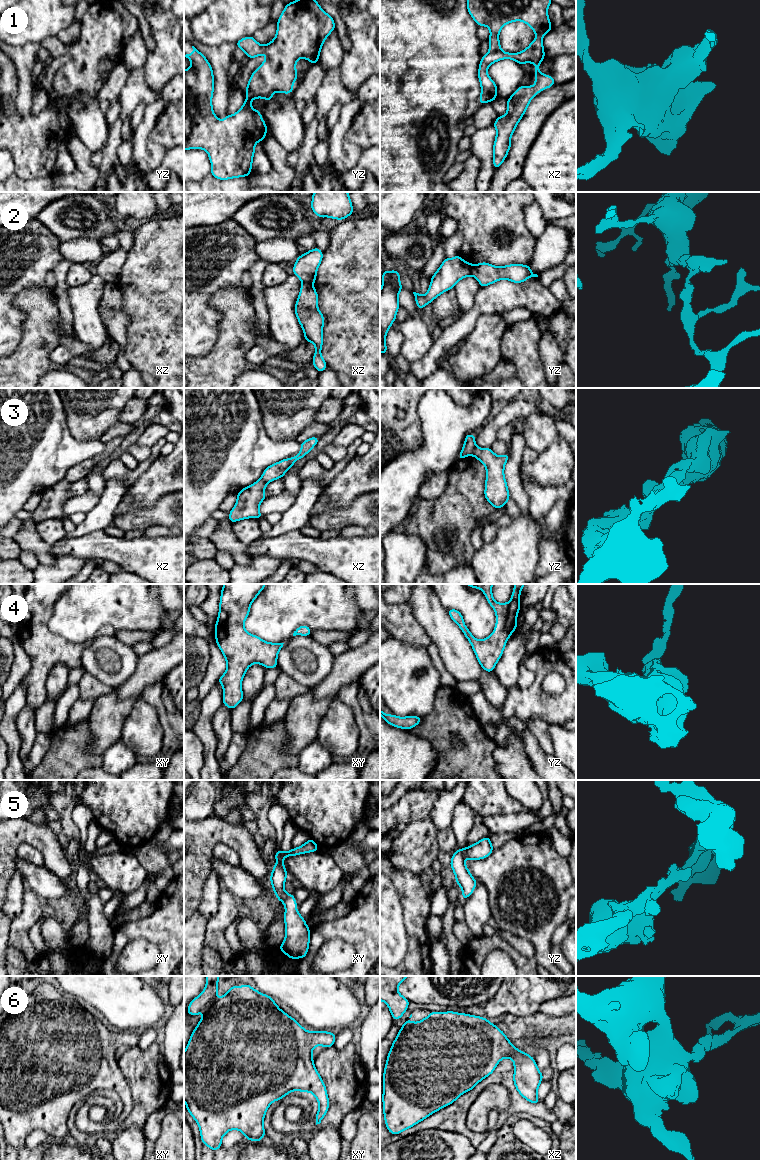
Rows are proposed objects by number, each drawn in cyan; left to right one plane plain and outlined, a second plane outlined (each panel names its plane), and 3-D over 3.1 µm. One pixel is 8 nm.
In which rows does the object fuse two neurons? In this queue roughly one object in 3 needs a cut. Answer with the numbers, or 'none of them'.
2, 3, 5

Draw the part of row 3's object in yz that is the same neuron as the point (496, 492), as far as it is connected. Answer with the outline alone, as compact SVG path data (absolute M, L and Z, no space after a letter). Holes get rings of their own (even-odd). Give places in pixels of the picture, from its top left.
M478 446L472 451L472 455L482 462L486 469L486 481L484 495L486 500L495 508L504 507L510 498L507 482L504 476L505 464L509 454L497 456L491 447L483 449Z

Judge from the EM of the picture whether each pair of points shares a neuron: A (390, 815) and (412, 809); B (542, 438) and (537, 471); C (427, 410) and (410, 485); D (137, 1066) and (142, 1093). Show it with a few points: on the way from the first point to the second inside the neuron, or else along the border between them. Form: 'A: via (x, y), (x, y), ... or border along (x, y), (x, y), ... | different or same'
A: via (395, 815), (407, 809) | same
B: border along (558, 438), (539, 454) | different
C: via (430, 429), (430, 454), (418, 466) | same
D: via (138, 1073), (142, 1086) | same

